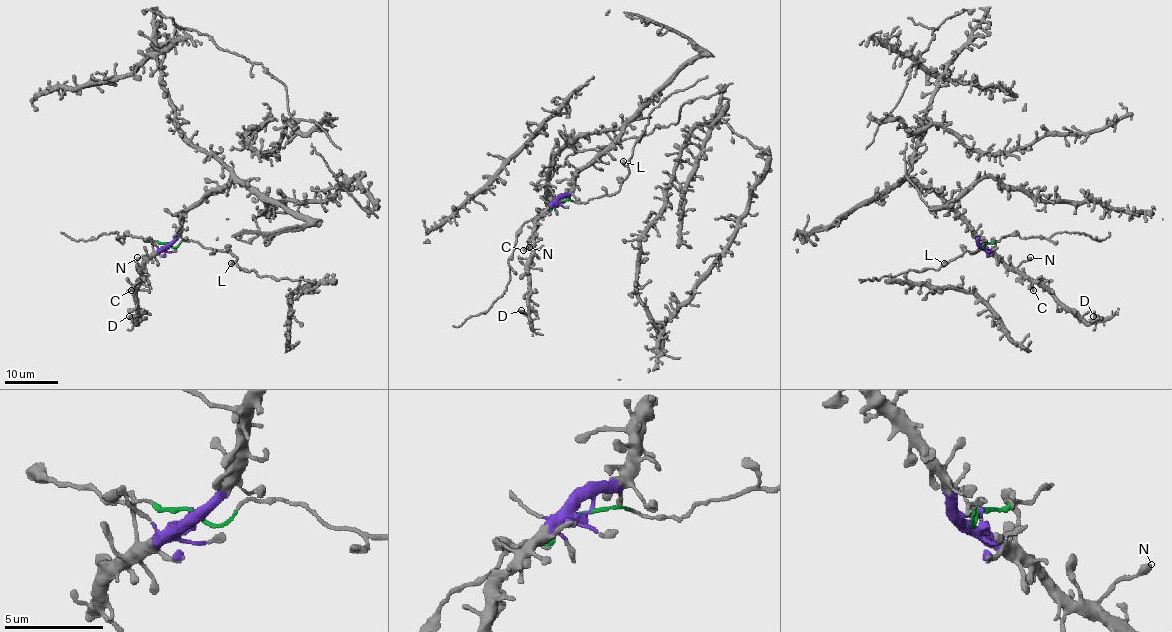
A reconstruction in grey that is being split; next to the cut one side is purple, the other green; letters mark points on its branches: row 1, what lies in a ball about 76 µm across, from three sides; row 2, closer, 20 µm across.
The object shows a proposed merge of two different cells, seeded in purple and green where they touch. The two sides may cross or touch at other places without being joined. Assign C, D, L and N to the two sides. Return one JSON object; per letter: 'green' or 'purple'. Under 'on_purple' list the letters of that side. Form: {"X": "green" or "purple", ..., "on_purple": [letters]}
{"C": "purple", "D": "purple", "L": "green", "N": "purple", "on_purple": ["C", "D", "N"]}

